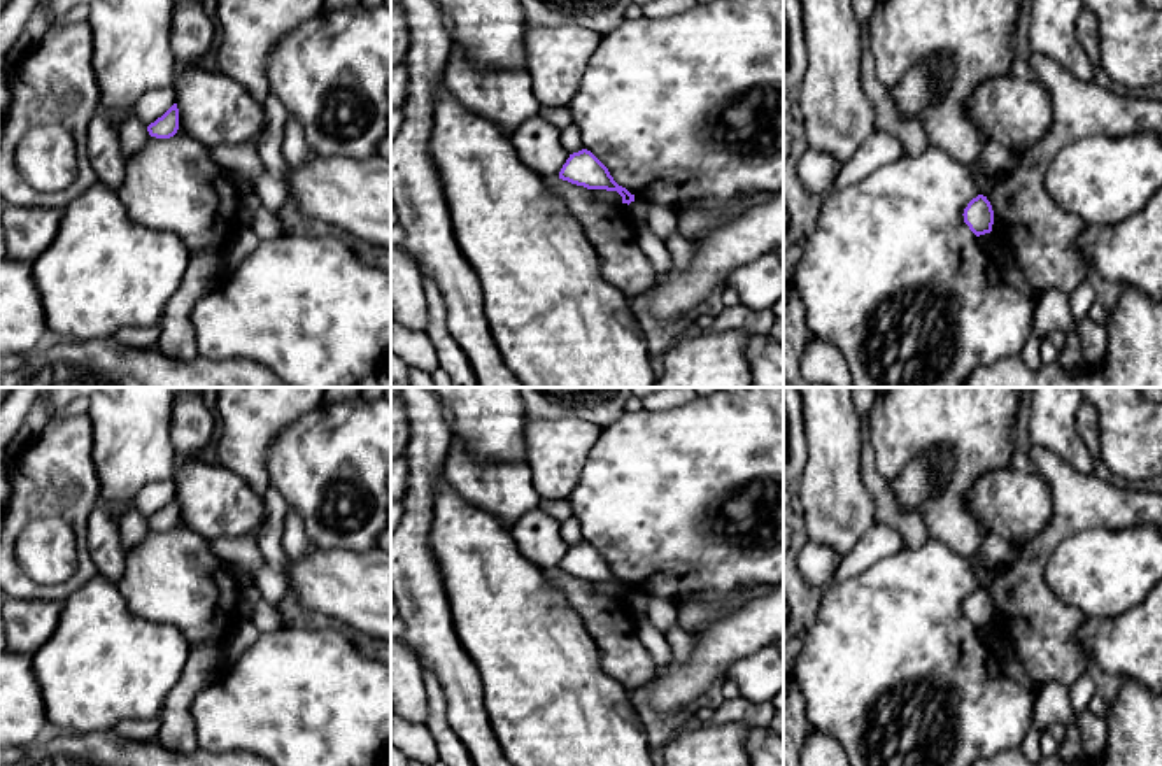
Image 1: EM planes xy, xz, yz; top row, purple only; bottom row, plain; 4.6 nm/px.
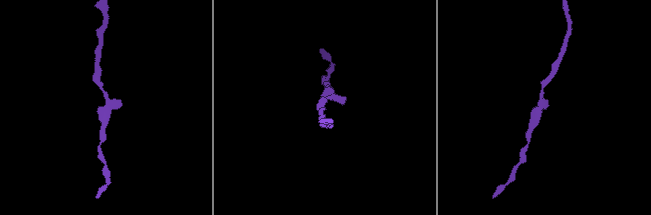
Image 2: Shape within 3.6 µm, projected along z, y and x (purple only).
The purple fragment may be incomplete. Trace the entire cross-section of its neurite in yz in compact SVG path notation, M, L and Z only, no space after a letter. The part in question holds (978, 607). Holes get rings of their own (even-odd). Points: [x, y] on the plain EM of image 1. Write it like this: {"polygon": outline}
{"polygon": "M978 587L973 591L967 599L964 601L964 615L969 622L980 629L992 624L994 617L994 603L987 589Z"}

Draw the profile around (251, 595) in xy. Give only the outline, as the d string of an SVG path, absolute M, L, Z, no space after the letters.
M251 585L242 591L240 612L244 619L251 619L256 608L256 603L261 599L261 594L256 585Z

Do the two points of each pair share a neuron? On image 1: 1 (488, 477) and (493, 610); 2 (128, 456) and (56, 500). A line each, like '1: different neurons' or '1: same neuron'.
1: different neurons
2: different neurons

